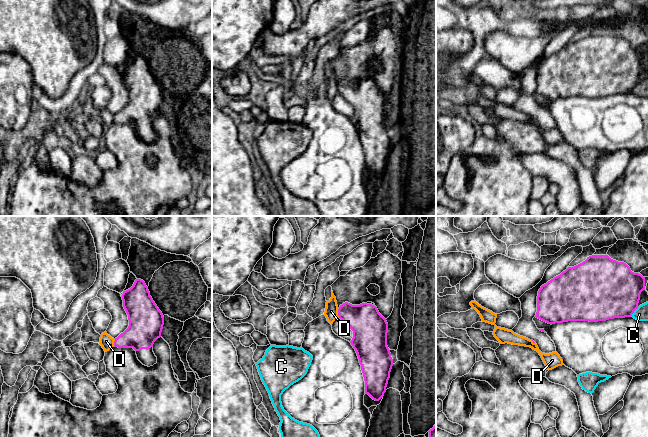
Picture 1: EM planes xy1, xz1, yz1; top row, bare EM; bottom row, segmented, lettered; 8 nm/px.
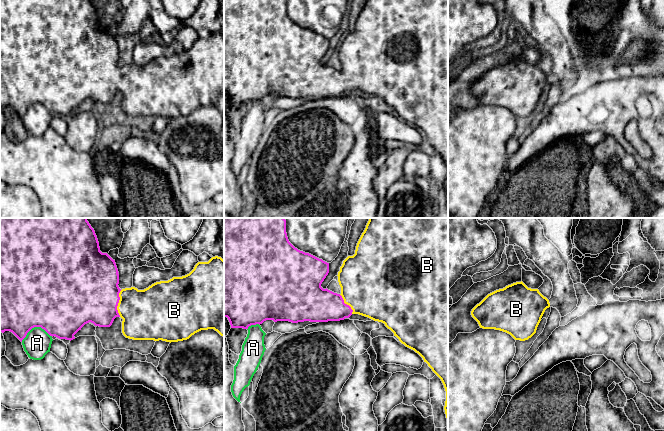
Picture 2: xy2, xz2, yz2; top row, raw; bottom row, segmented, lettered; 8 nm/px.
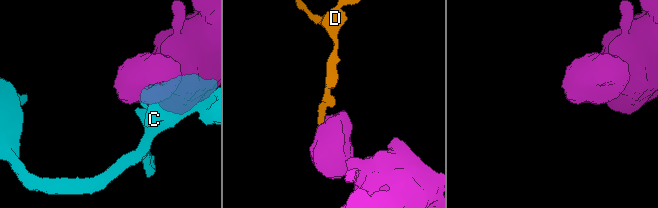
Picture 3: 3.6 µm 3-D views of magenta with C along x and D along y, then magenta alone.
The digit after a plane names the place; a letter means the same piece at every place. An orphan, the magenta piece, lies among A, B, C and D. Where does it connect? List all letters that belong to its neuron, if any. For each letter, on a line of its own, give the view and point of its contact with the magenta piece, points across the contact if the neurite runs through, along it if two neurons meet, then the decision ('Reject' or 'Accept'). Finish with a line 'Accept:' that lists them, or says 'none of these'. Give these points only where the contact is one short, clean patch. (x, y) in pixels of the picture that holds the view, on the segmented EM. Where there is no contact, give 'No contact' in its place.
A: Touches magenta at xy2 (35, 326). Reject
B: Touches magenta at xy2 (118, 302). Path across: xy2 (89, 292), (102, 301), (118, 302), (129, 303), (146, 314). Accept
C: Touches magenta at yz1 (634, 310). Boundary: yz1 (638, 307), (631, 315). Reject
D: Touches magenta at xz1 (338, 313). Boundary: xz1 (337, 309), (339, 316). Reject
Accept: B

